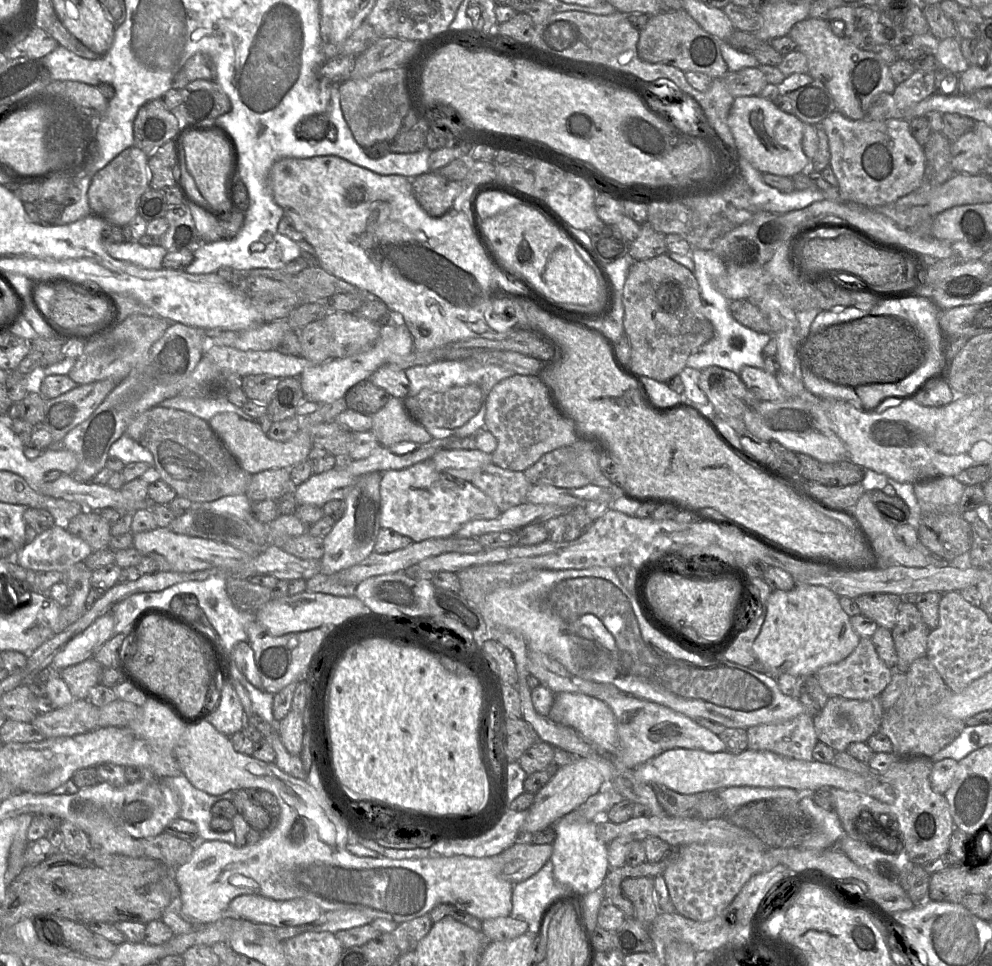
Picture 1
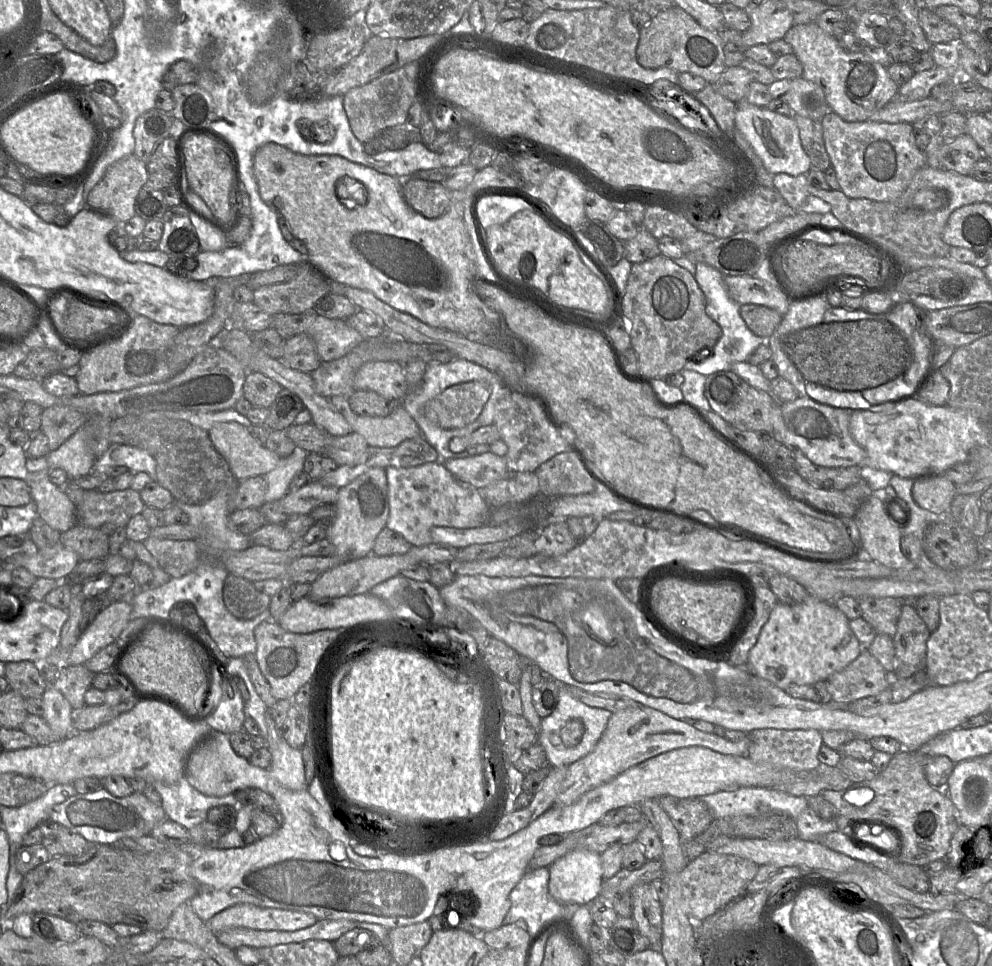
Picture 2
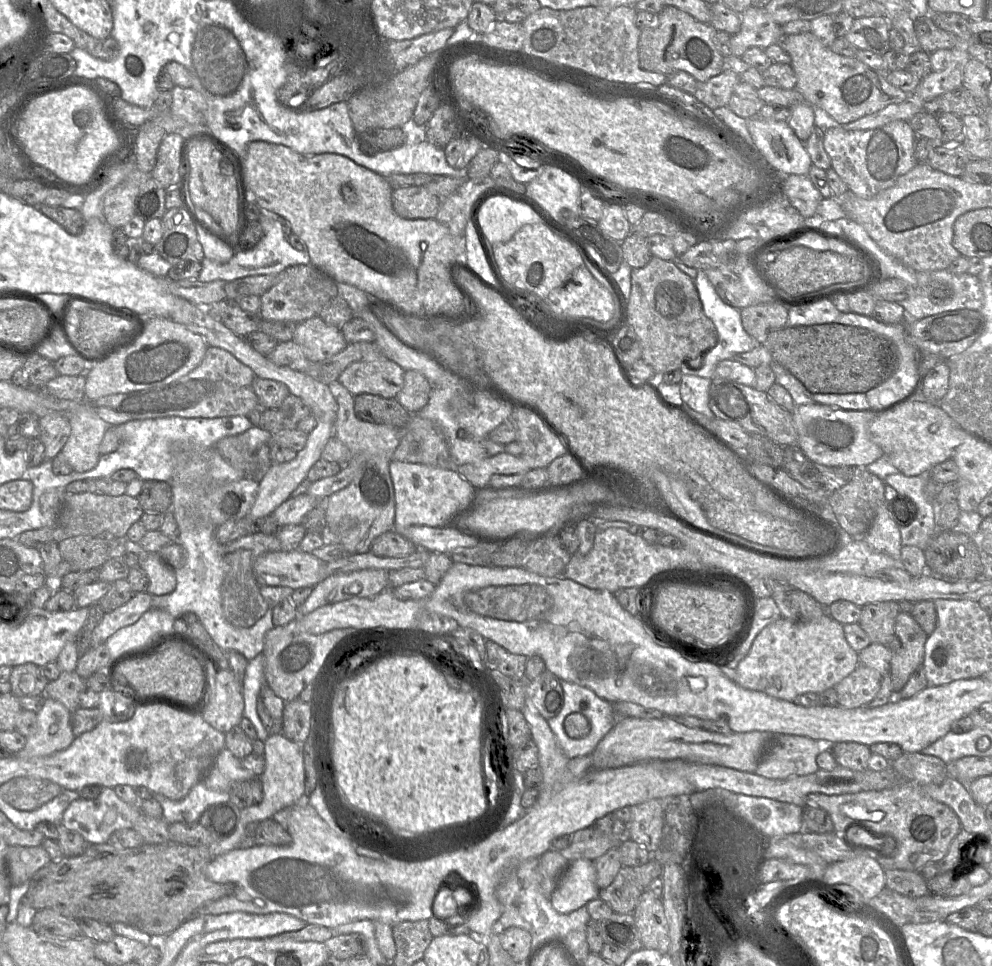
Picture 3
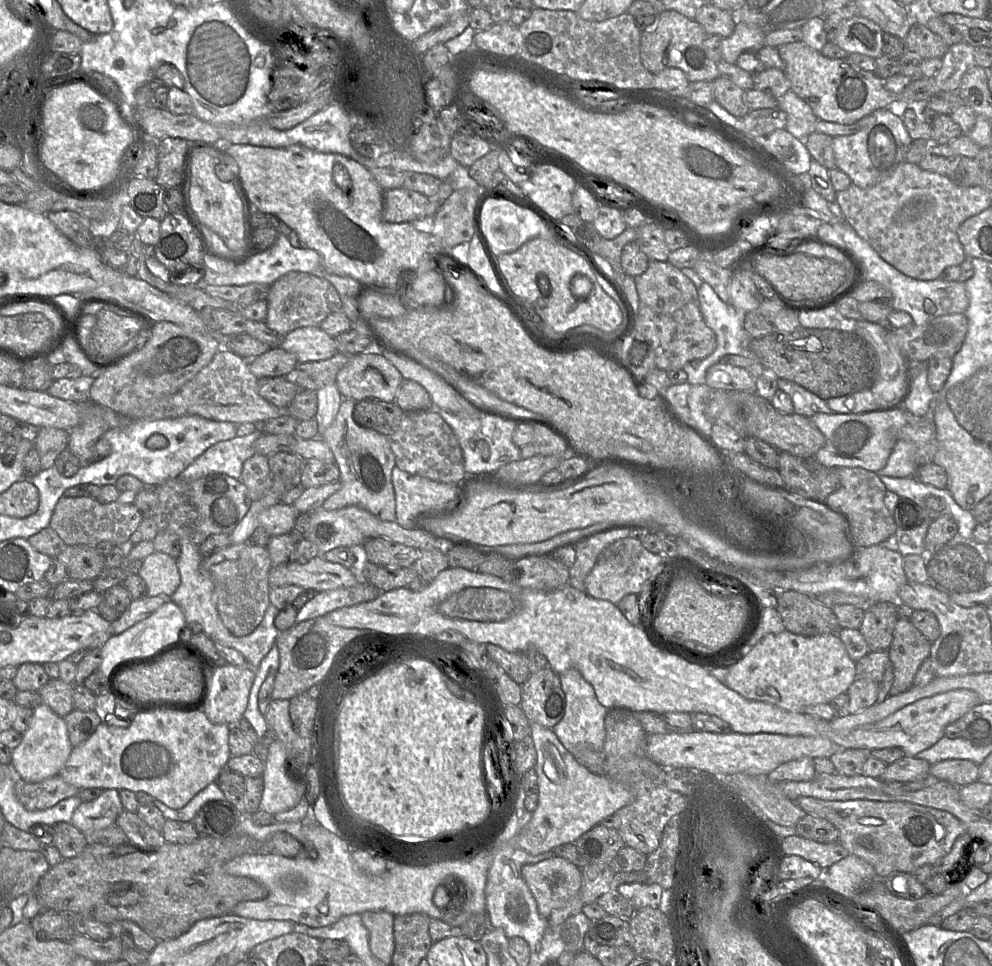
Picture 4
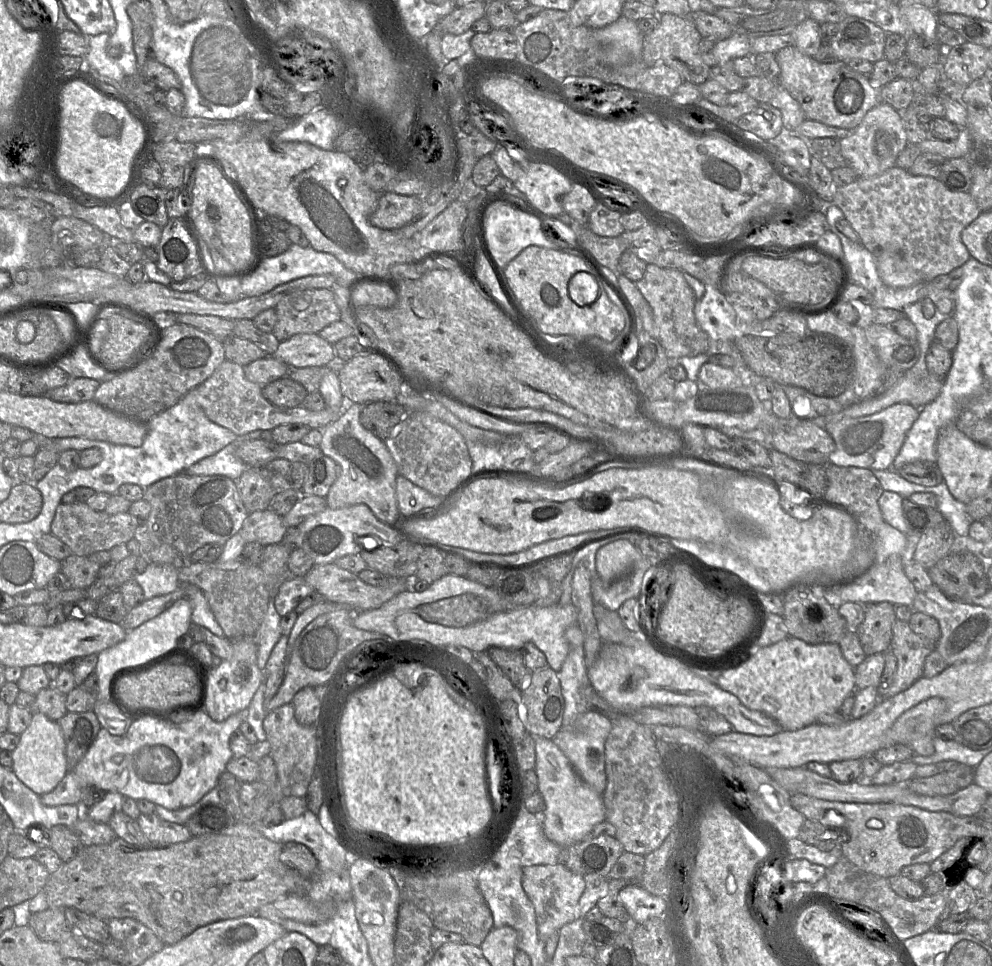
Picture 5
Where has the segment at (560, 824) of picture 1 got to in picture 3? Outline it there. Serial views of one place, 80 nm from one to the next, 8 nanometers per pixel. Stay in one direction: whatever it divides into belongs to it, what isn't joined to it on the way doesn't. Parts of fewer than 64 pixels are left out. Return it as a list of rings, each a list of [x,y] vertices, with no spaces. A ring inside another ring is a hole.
[[[577,859],[570,862],[563,872],[550,901],[557,912],[568,914],[585,907],[599,893],[594,861]]]

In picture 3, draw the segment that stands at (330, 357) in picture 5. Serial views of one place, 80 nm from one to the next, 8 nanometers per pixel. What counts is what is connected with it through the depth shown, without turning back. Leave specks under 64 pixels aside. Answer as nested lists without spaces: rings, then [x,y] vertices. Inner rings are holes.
[[[315,316],[298,324],[293,341],[303,350],[310,362],[326,360],[348,345],[341,328]]]

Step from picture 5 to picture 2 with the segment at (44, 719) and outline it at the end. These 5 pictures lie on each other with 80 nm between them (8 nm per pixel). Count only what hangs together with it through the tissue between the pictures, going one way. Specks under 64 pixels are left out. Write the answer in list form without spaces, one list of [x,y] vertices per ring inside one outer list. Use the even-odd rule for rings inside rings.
[[[48,685],[42,695],[44,711],[42,717],[48,722],[60,740],[73,733],[74,709],[64,695]]]

